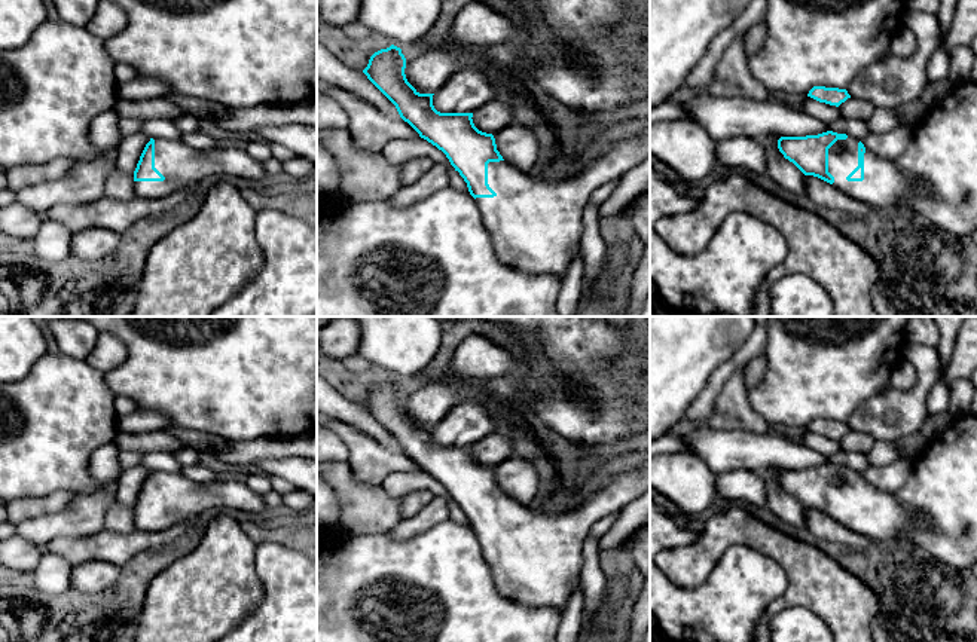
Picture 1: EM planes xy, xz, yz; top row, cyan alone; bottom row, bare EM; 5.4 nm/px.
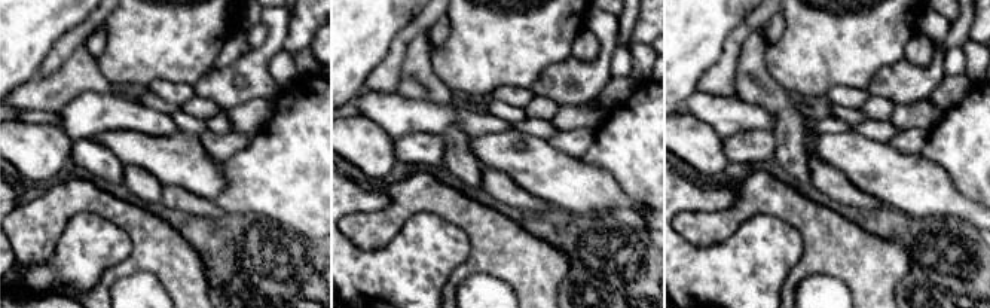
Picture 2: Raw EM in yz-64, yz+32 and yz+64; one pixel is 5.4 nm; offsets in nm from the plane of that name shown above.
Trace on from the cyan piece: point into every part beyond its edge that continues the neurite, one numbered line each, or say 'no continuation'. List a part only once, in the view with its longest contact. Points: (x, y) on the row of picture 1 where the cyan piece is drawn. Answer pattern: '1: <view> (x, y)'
1: yz (884, 187)

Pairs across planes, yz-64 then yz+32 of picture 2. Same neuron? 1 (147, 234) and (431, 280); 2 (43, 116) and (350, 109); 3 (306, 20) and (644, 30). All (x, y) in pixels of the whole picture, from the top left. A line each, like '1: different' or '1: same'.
1: different
2: same
3: same

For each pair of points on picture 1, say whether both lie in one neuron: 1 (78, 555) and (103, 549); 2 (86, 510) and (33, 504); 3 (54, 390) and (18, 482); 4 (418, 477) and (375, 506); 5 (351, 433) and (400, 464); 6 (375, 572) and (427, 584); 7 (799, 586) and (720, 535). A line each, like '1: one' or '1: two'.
1: one
2: two
3: one
4: two
5: one
6: one
7: one

